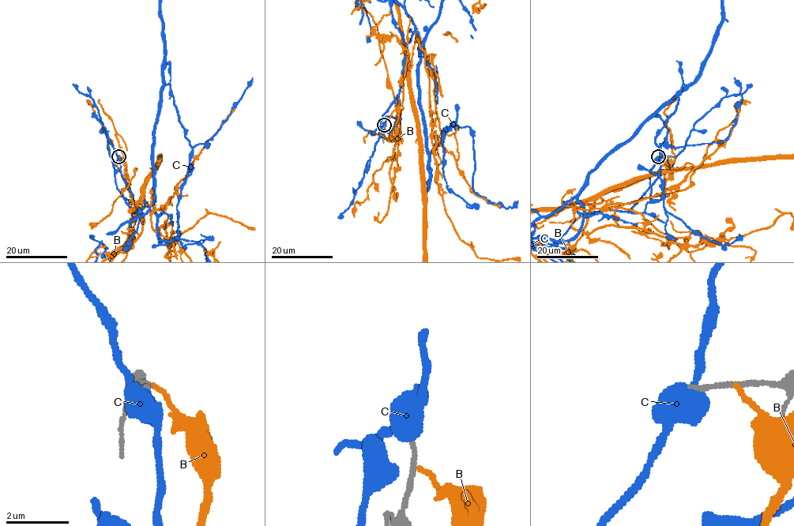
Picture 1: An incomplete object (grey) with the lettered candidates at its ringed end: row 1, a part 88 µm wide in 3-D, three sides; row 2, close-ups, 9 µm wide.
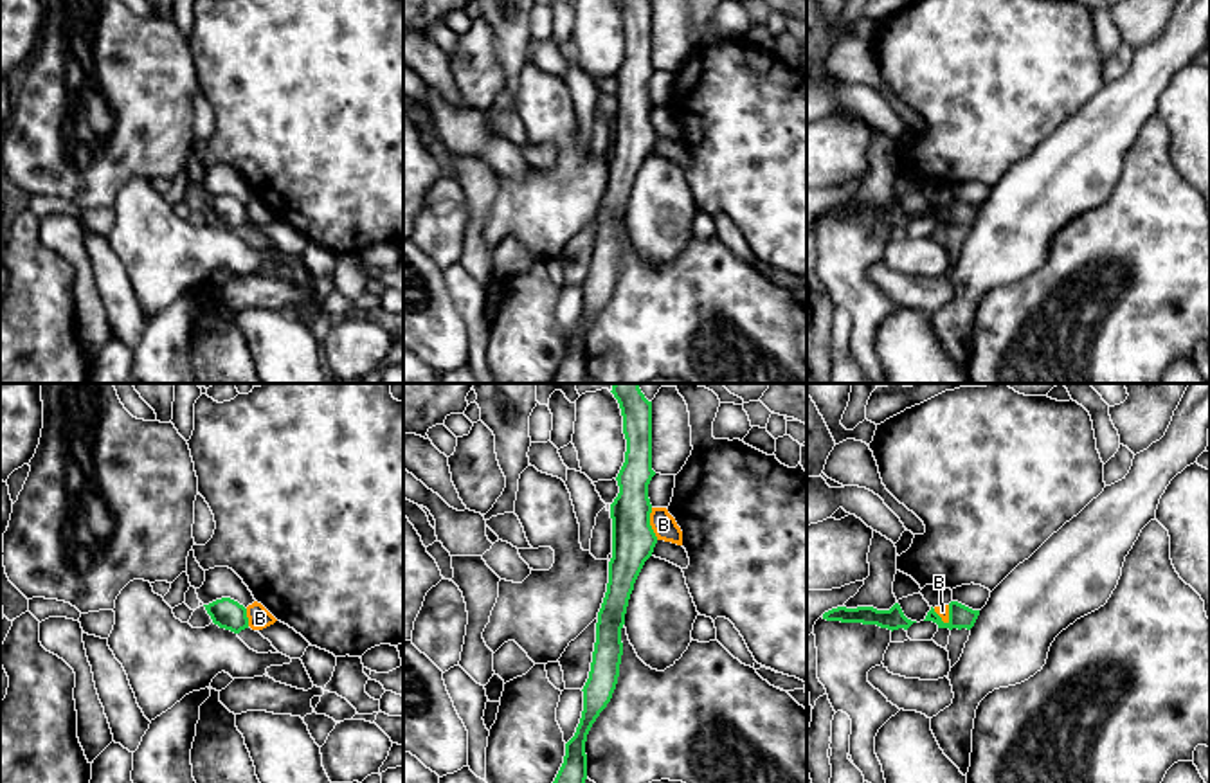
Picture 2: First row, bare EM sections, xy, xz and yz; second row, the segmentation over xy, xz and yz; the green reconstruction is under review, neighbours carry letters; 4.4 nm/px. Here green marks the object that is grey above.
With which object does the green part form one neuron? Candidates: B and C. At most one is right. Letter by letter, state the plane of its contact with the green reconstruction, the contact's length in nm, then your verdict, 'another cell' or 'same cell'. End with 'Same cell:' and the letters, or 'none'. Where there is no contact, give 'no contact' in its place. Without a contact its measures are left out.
B: contact in xz; length 150 nm; another cell
C: no contact; another cell
Same cell: none

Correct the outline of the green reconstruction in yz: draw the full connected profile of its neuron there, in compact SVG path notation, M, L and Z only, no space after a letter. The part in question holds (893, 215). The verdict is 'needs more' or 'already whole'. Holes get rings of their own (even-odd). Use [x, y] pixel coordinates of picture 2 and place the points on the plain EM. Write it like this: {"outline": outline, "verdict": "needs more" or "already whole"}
{"outline": "M895 200L889 207L877 207L873 203L857 203L857 205L837 203L825 209L823 216L841 220L877 221L891 229L898 225L908 227L913 220L917 220L904 212L898 200Z", "verdict": "already whole"}

